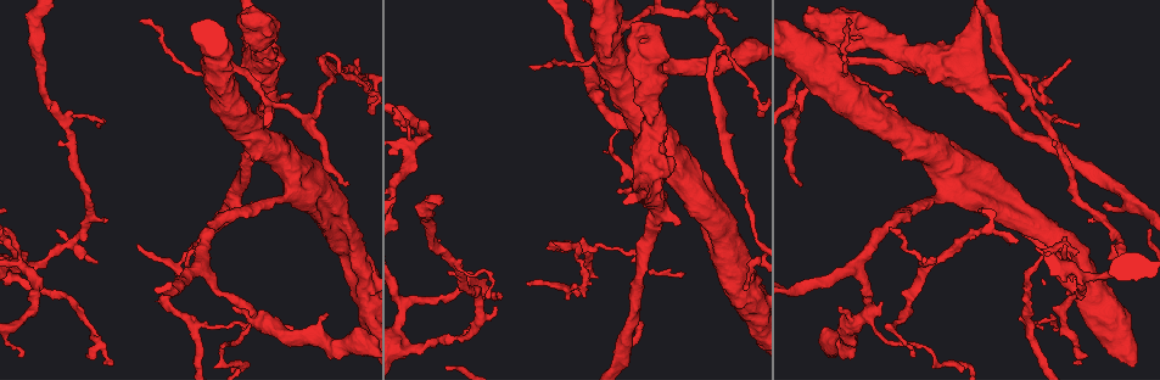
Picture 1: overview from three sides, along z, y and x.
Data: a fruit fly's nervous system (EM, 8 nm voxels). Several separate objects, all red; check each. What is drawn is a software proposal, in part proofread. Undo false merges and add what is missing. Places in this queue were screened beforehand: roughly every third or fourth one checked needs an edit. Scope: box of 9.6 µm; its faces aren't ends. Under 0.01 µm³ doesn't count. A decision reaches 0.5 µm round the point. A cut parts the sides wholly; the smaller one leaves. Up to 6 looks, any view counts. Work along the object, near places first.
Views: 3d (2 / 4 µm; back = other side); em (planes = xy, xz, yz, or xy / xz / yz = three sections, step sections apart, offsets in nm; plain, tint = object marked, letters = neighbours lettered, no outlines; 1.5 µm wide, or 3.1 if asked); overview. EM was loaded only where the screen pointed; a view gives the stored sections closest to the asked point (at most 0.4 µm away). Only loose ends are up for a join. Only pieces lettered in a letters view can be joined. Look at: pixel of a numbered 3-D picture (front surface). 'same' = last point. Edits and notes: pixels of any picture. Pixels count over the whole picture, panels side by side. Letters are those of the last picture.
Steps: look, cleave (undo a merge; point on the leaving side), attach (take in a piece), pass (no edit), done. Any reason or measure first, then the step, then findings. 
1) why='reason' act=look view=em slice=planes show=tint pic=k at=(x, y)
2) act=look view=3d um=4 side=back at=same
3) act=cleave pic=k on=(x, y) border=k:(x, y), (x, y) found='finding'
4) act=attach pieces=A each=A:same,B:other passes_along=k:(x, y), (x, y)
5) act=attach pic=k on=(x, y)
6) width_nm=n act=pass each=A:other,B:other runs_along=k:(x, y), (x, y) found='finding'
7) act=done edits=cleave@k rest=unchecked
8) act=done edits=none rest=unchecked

act=look view=3d um=4 pic=1 at=(1119, 245)

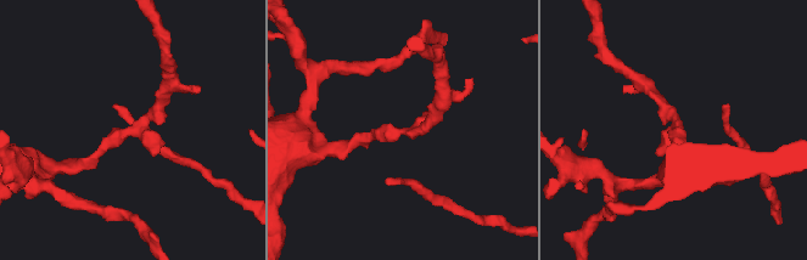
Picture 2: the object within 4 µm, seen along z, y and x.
act=look view=em slice=xz step=4 show=tint pic=2 at=(676, 126)

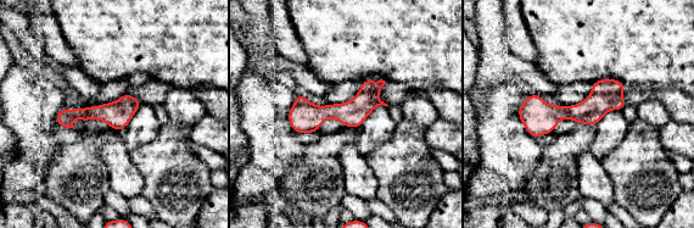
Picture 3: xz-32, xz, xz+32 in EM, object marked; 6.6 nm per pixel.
act=look view=em slice=xz step=4 show=letters at=same

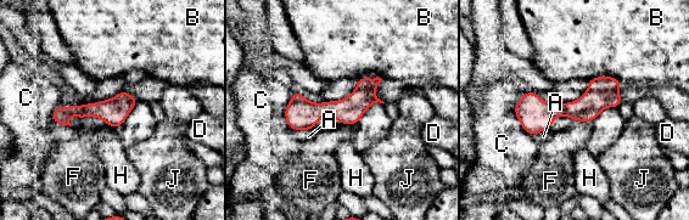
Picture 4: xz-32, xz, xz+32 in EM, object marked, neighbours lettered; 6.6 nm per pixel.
act=pass each=A:other,B:other,C:other,D:other,F:other,H:other,J:other runs_along=4:(617, 83), (583, 110), (517, 112) found='continuous, no second neuron'

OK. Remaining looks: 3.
why='tapers out' act=look view=3d um=2 pic=1 at=(1055, 330)

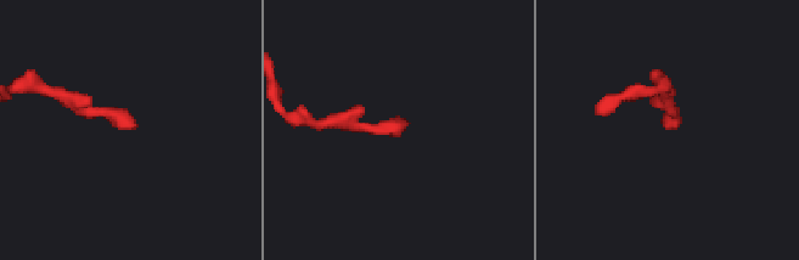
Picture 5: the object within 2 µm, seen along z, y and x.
why='now the EM' act=look view=em slice=planes show=letters pic=5 at=(405, 118)

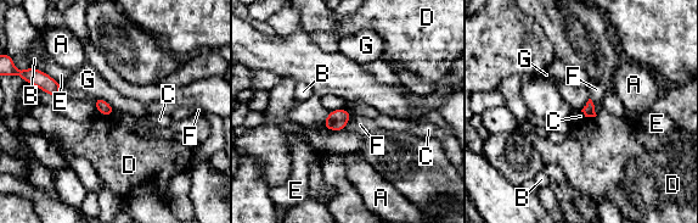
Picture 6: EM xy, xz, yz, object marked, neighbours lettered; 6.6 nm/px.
act=pass each=A:other,B:other,C:other,D:other,E:other,F:other,G:other found='none of them fits'

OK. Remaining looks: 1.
act=done edits=none rest=unchecked

